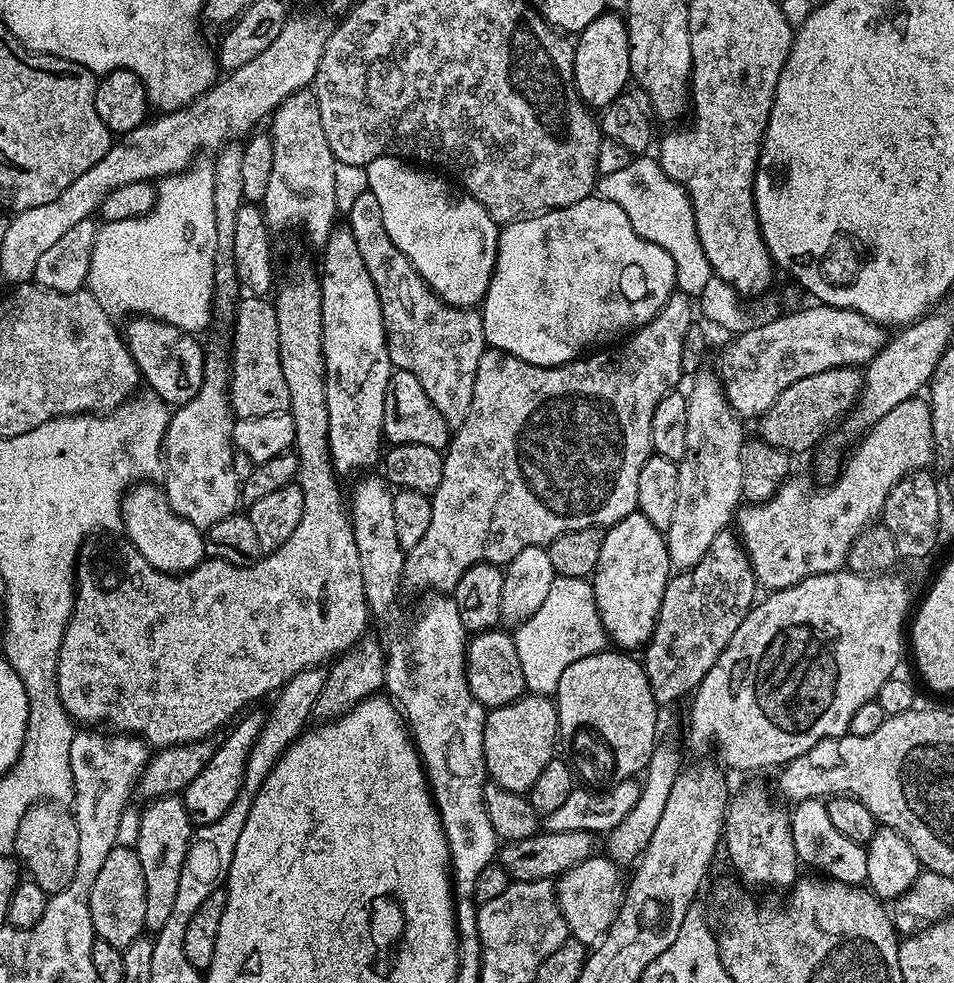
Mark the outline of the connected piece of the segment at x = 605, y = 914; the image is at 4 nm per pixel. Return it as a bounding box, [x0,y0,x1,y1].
[555,854,626,946]

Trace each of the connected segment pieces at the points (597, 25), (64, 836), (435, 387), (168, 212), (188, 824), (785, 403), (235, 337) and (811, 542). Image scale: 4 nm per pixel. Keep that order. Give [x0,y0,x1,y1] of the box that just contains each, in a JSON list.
[[574,10,632,110],[14,802,78,893],[346,192,486,429],[86,158,218,334],[135,795,194,934],[759,366,864,454],[231,295,290,420],[734,396,936,589]]

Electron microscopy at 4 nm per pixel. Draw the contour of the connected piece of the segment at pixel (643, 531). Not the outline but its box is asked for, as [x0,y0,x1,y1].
[590,511,672,650]

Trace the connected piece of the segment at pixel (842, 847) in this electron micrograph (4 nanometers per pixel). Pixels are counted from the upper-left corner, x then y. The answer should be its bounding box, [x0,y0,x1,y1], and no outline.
[791,799,867,885]

